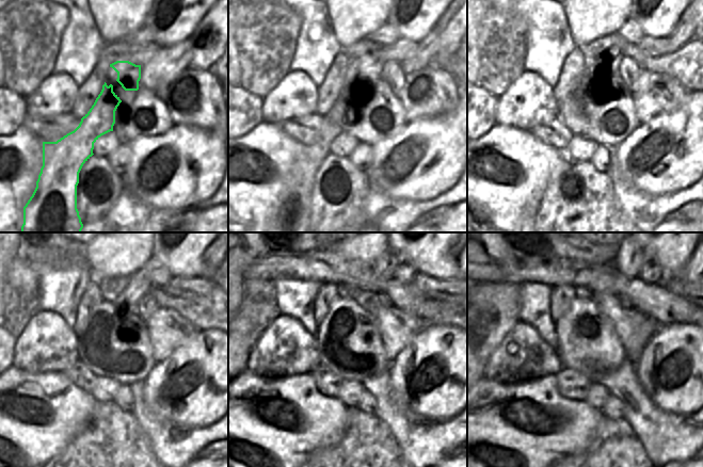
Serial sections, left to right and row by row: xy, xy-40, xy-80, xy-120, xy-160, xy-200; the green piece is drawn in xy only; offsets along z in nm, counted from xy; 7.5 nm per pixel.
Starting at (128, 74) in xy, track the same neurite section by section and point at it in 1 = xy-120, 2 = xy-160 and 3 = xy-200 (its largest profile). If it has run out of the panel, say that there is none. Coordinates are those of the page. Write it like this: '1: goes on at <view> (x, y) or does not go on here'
1: goes on at xy-120 (129, 306)
2: goes on at xy-160 (384, 266)
3: goes on at xy-200 (628, 259)

